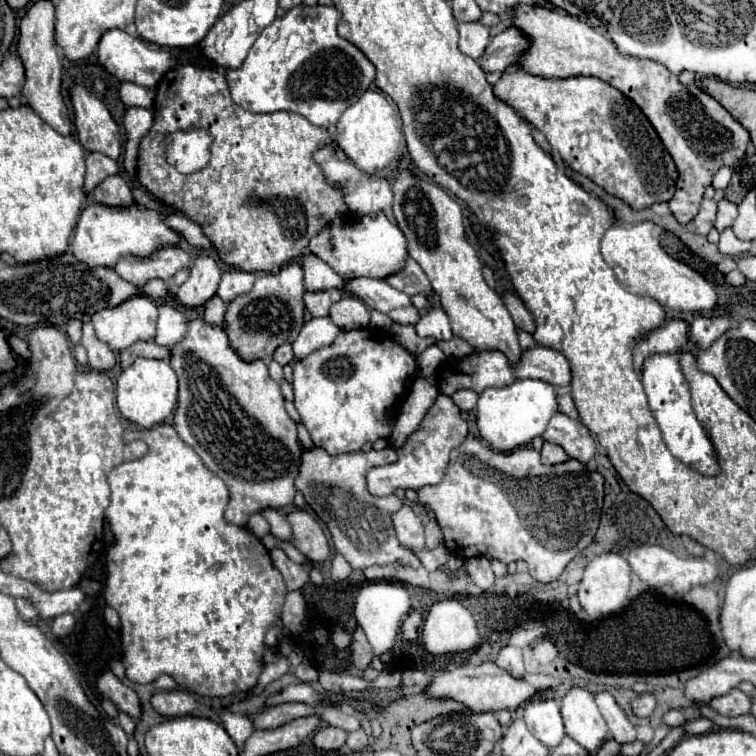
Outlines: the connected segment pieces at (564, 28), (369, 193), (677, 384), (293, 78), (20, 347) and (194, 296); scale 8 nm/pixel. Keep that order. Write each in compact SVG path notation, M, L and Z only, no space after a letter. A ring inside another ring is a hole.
M516 4L512 8L512 26L530 38L530 46L518 58L516 68L542 78L596 76L636 102L636 106L650 120L662 144L674 158L680 174L676 194L668 202L670 210L680 224L692 222L700 210L704 190L712 184L714 174L726 166L728 160L732 160L730 154L734 160L740 160L744 156L750 142L748 130L696 84L682 86L678 78L662 64L620 54L612 40L604 38L574 16L558 14L540 6Z
M326 146L326 148L318 150L316 162L322 166L326 180L338 184L344 190L344 200L350 208L350 212L348 212L350 216L360 218L360 216L372 216L376 212L384 212L384 214L388 214L388 218L394 220L394 216L392 216L392 188L390 188L390 182L386 178L370 176L370 174L358 170L350 160L346 160L338 154L336 146Z
M676 350L672 354L648 356L642 366L642 386L648 396L650 412L654 414L658 428L662 432L662 440L666 448L672 452L672 456L704 476L716 476L720 474L716 448L710 442L708 432L704 430L704 426L698 422L694 414L694 408L690 402L690 388L680 368L680 356L682 356L682 350Z
M294 6L282 18L276 18L270 26L266 26L254 46L248 52L242 68L226 70L226 82L232 94L232 100L250 112L296 112L304 116L308 122L330 128L338 122L342 112L356 104L360 94L368 90L374 80L374 64L348 40L338 36L336 24L340 20L340 12L334 6Z
M10 334L8 336L8 342L10 342L10 346L12 346L12 350L16 352L16 354L20 354L22 358L30 358L32 356L32 352L30 352L30 348L28 348L28 342L26 340L22 340L22 338L18 338L16 334Z
M210 256L196 258L190 278L176 290L176 300L182 306L190 306L190 308L204 306L208 298L216 294L220 274L222 274L222 268L214 258Z

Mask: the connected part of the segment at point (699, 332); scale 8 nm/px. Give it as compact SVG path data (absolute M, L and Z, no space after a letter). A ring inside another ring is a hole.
M698 316L692 322L690 338L700 348L708 348L716 338L720 338L730 328L732 318L730 316Z

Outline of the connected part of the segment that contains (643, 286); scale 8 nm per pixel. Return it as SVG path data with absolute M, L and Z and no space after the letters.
M640 222L632 226L610 226L602 238L600 250L606 264L614 270L618 280L636 294L650 296L662 306L676 312L698 312L712 310L716 306L716 292L710 282L692 270L688 264L674 260L660 246L662 228L654 222Z

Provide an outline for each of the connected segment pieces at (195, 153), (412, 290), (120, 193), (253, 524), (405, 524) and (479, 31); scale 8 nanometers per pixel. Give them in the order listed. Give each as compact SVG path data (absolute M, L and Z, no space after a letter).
M188 128L166 134L166 160L180 174L194 174L208 166L214 136L208 128Z
M408 258L408 266L400 274L394 274L392 278L386 278L386 282L390 286L394 286L396 290L408 294L408 296L422 294L428 300L434 300L434 292L432 292L432 286L430 286L426 274L422 272L422 268L412 258Z
M108 176L94 190L92 196L94 196L94 202L110 208L128 208L134 204L134 196L128 186L128 180L122 176Z
M252 514L250 516L250 520L248 520L248 524L244 526L250 534L254 534L256 538L262 538L264 534L268 534L270 532L270 526L268 526L268 522L260 516L260 514Z
M402 506L392 516L392 522L394 522L400 544L404 544L406 548L412 548L412 550L426 548L426 544L424 544L424 526L422 526L420 518L414 514L414 510L410 506Z
M470 22L470 24L458 24L458 32L460 32L460 50L474 60L480 58L480 54L490 42L488 36L490 28L480 22Z

